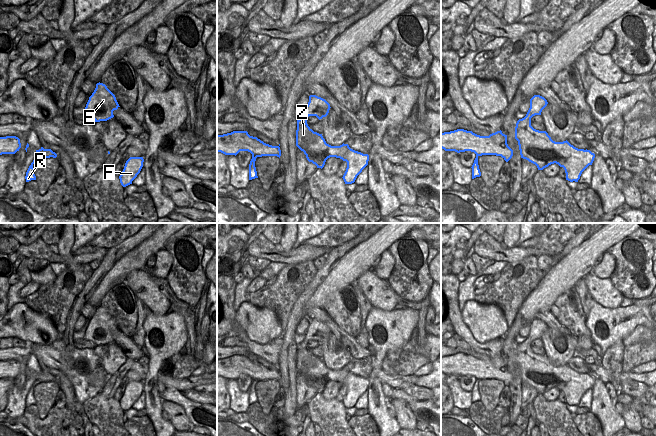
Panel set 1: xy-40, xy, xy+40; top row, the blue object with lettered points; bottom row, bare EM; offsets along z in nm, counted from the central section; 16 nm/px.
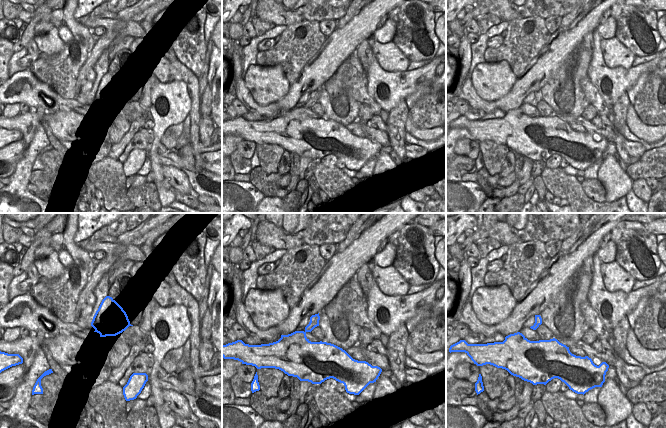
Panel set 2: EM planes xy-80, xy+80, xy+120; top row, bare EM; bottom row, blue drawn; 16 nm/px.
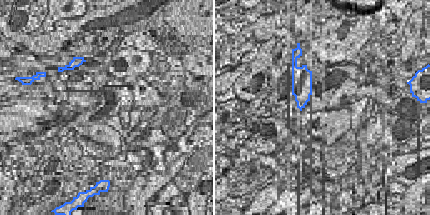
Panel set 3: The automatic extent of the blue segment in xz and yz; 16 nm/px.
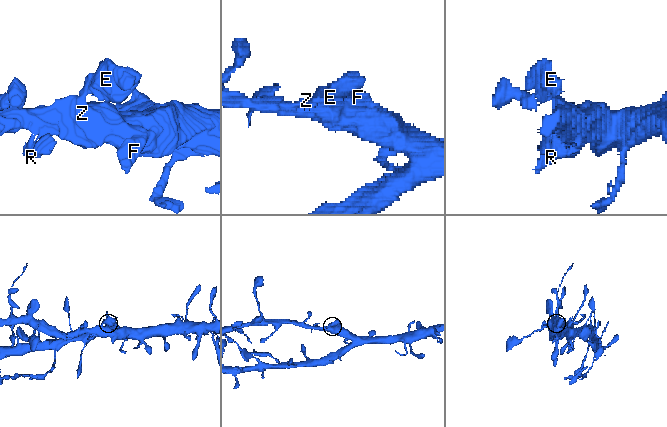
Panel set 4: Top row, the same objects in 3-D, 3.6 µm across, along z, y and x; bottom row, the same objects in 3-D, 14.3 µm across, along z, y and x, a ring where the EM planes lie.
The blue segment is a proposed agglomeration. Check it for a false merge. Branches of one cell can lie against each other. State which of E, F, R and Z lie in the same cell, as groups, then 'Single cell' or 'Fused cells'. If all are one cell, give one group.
Groups: E F R Z. Single cell.

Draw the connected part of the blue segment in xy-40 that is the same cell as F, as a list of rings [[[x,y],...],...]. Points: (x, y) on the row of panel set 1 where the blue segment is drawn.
[[[130,157],[124,166],[124,169],[119,176],[120,183],[123,187],[132,184],[132,181],[137,177],[143,167],[143,157]]]

